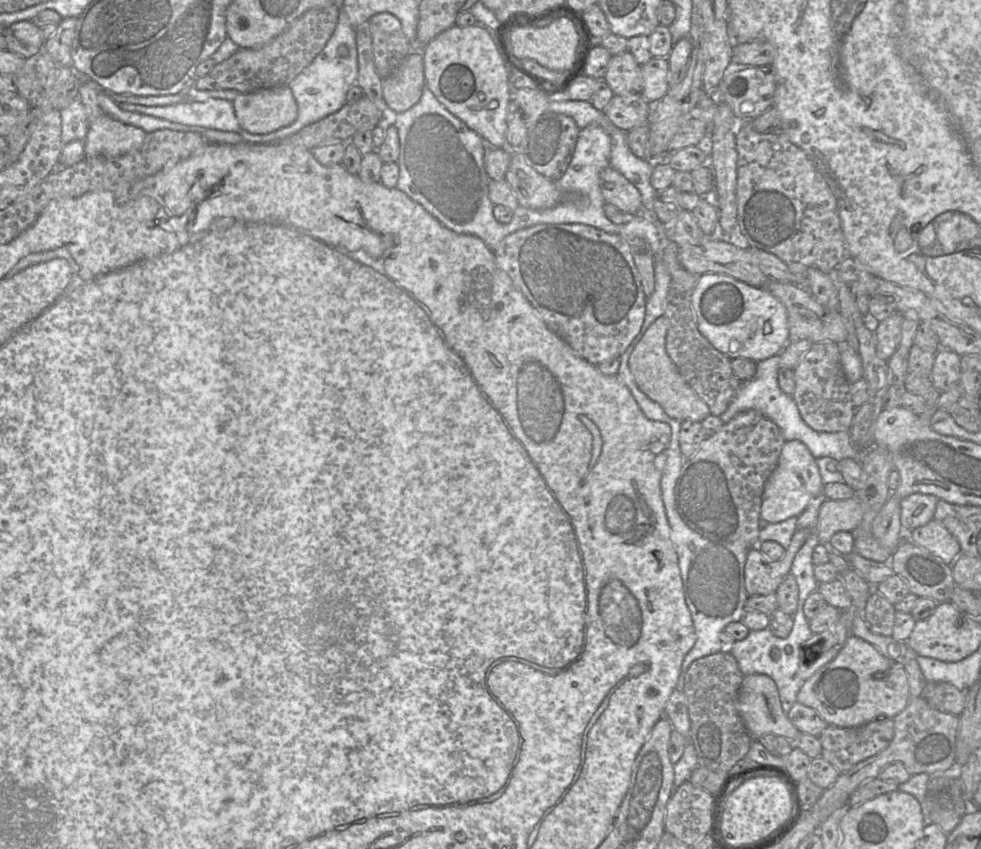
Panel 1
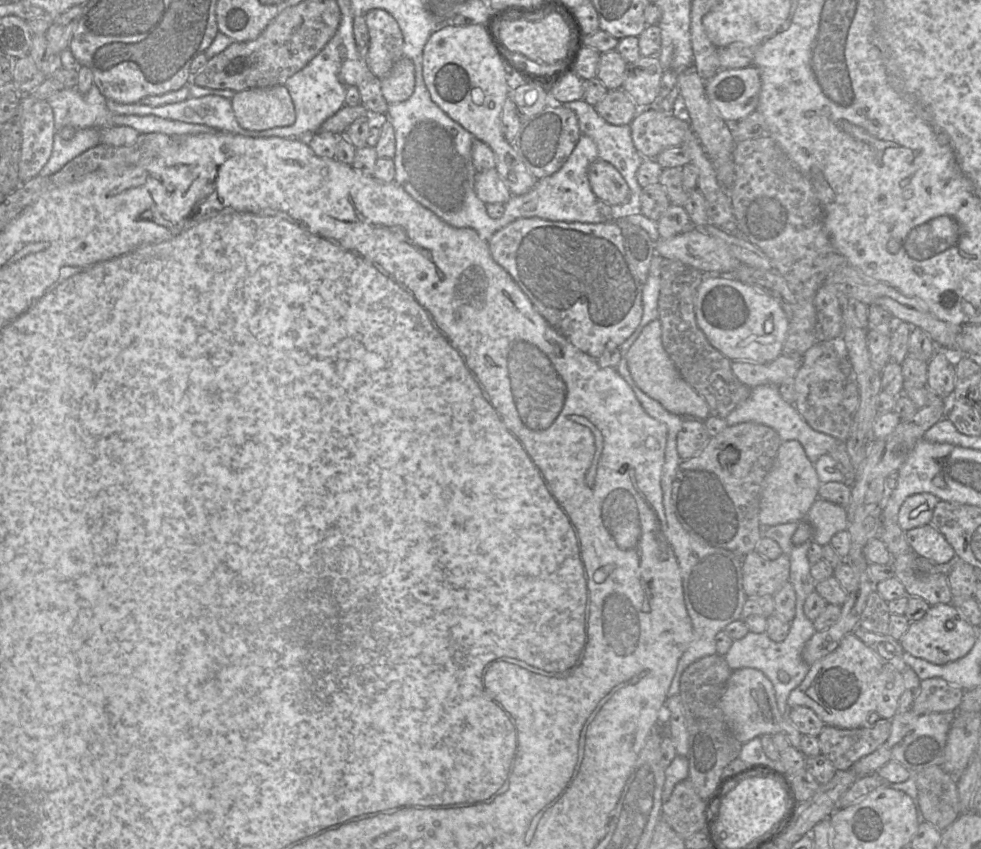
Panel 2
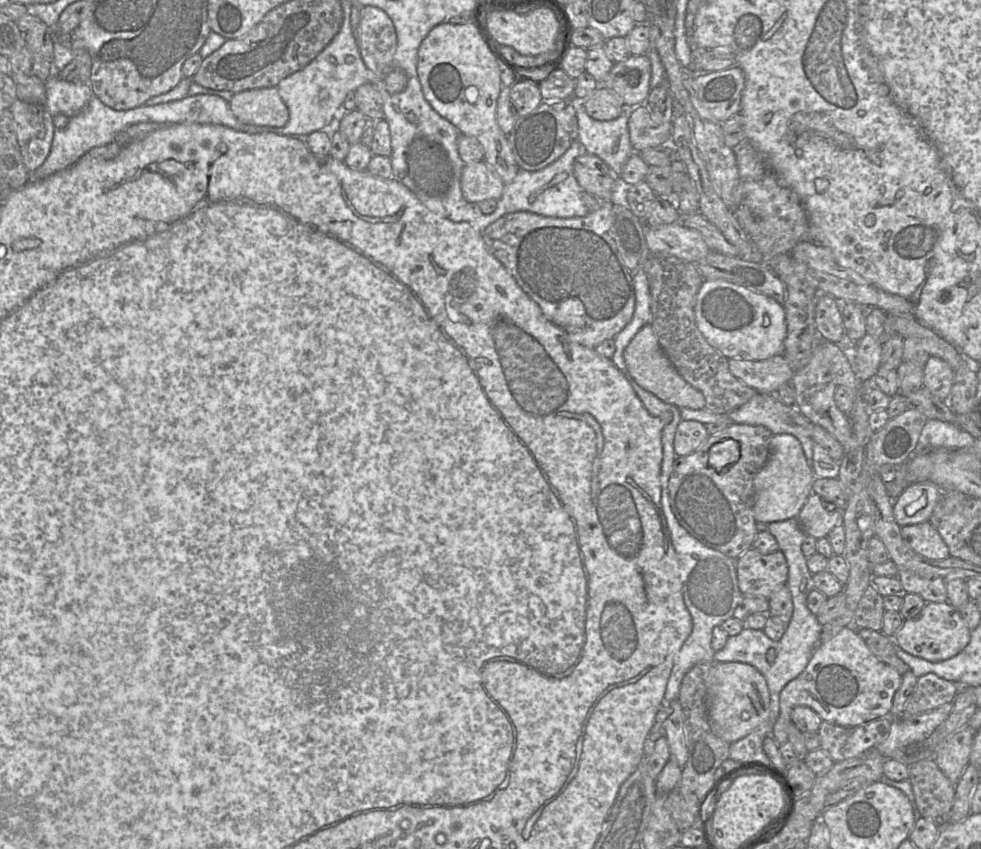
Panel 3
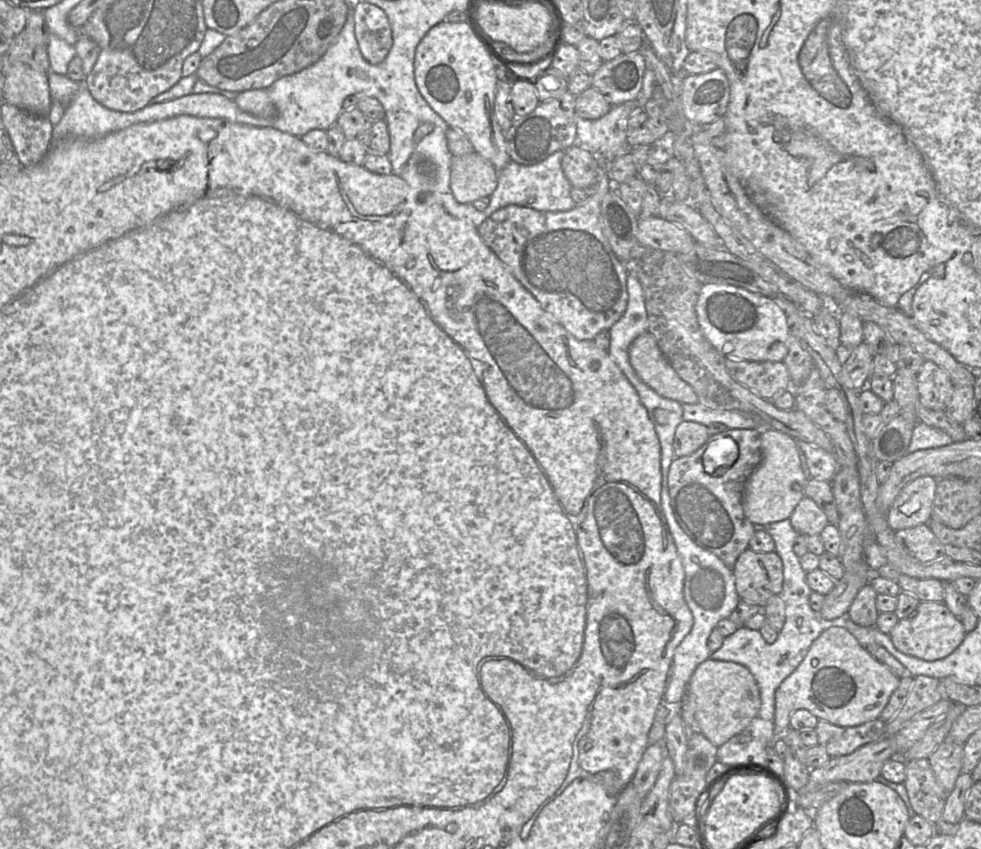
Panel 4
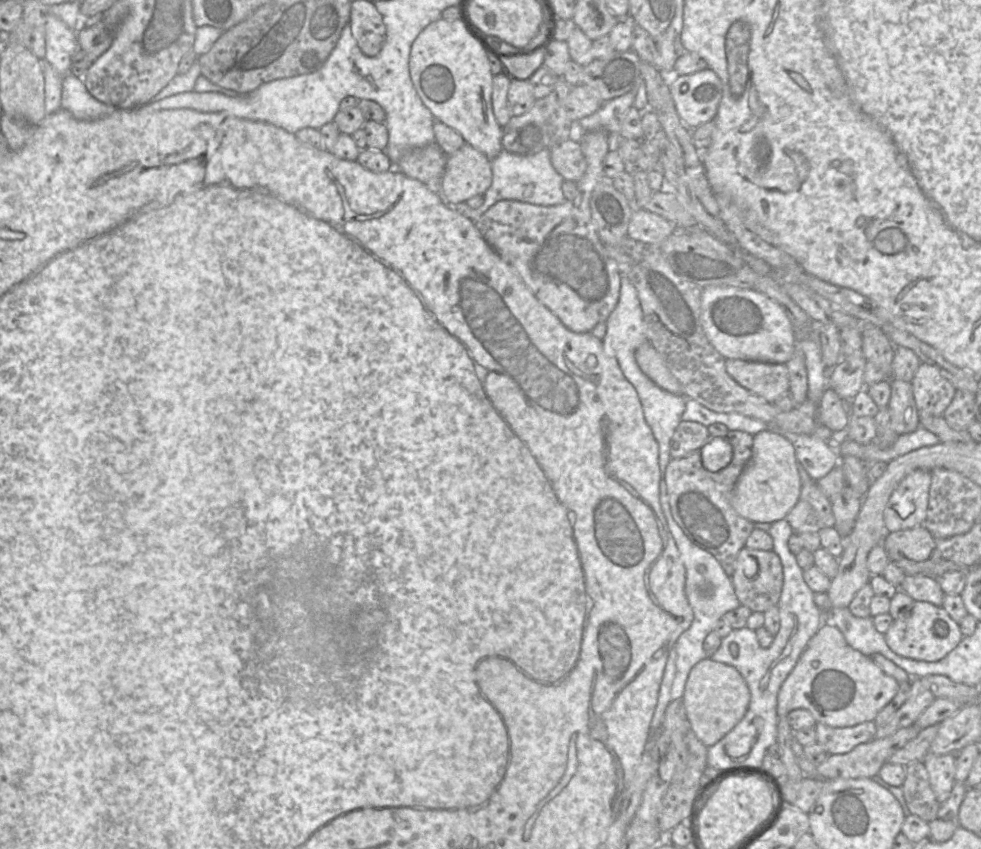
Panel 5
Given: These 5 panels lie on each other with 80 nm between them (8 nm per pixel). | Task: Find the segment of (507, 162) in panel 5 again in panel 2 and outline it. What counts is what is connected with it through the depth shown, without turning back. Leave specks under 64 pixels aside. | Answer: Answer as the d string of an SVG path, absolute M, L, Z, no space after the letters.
M582 135L573 152L556 173L540 178L533 188L522 195L512 195L505 203L502 217L495 219L500 225L511 223L519 218L537 217L550 221L603 223L608 221L598 210L597 197L593 193L589 180L588 169L591 163L599 159L595 142Z

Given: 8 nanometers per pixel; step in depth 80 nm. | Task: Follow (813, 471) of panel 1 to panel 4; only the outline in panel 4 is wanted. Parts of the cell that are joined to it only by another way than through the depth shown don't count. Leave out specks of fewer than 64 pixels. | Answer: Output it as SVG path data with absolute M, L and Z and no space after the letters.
M772 428L761 431L762 460L746 481L742 507L753 524L769 524L790 517L799 501L805 496L808 479L800 463L797 440Z

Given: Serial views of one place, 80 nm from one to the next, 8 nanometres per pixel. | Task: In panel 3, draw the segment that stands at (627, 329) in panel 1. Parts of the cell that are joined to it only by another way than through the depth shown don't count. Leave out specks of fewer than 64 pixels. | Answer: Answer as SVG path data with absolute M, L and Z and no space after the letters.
M603 200L602 206L583 217L557 218L547 217L532 212L518 211L506 214L485 228L482 233L490 253L508 270L522 290L541 308L546 318L562 328L575 342L588 348L595 348L606 339L614 337L631 321L636 304L632 272L625 266L614 238L613 203Z

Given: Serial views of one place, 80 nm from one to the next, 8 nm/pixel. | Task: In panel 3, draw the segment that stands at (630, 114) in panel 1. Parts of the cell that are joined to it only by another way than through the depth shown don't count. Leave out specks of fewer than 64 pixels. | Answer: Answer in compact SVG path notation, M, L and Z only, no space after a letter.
M598 87L581 101L587 114L595 120L613 120L623 112L623 100L607 87Z

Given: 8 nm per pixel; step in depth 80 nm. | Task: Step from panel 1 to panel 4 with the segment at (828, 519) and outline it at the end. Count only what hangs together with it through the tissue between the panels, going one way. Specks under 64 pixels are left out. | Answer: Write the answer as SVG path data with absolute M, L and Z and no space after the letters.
M806 496L796 505L789 520L793 528L804 535L820 534L829 523L826 514L816 502Z

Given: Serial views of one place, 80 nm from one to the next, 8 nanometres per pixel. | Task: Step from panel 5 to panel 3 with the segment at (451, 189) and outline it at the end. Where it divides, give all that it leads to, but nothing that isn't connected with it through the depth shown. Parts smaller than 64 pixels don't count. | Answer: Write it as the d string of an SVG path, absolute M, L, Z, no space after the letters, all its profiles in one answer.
M485 163L466 164L461 180L461 191L469 202L478 203L487 199L499 200L505 184Z

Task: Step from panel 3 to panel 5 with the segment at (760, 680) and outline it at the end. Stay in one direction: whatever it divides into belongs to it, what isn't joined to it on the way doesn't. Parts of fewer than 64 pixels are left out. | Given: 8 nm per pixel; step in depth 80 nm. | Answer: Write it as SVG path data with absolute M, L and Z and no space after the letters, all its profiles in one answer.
M704 658L694 665L681 697L690 730L707 747L719 742L741 721L748 709L750 698L750 690L740 672L731 665L711 658Z

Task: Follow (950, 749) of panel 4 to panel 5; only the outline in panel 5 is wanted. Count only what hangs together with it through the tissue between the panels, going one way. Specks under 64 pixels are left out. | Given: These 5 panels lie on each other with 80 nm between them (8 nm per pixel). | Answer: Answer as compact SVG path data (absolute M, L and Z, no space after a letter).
M928 753L922 760L929 774L931 788L940 804L946 801L955 783L956 753Z

